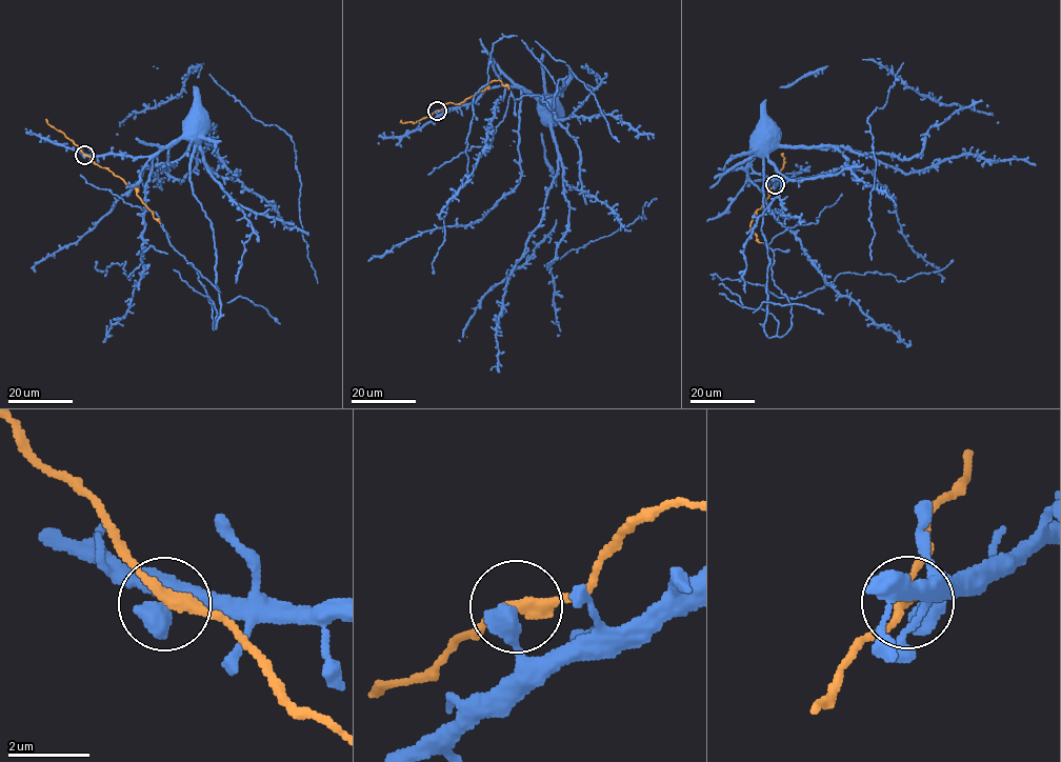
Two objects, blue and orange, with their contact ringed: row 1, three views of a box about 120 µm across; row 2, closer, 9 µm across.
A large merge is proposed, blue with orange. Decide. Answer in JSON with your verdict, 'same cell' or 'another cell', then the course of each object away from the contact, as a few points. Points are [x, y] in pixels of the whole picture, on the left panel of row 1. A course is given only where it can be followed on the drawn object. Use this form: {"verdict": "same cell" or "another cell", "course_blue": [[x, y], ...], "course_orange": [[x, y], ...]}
{"verdict": "same cell", "course_blue": [[84, 156], [156, 155], [186, 132], [194, 132], [196, 124]], "course_orange": [[84, 155], [132, 185], [161, 223]]}

